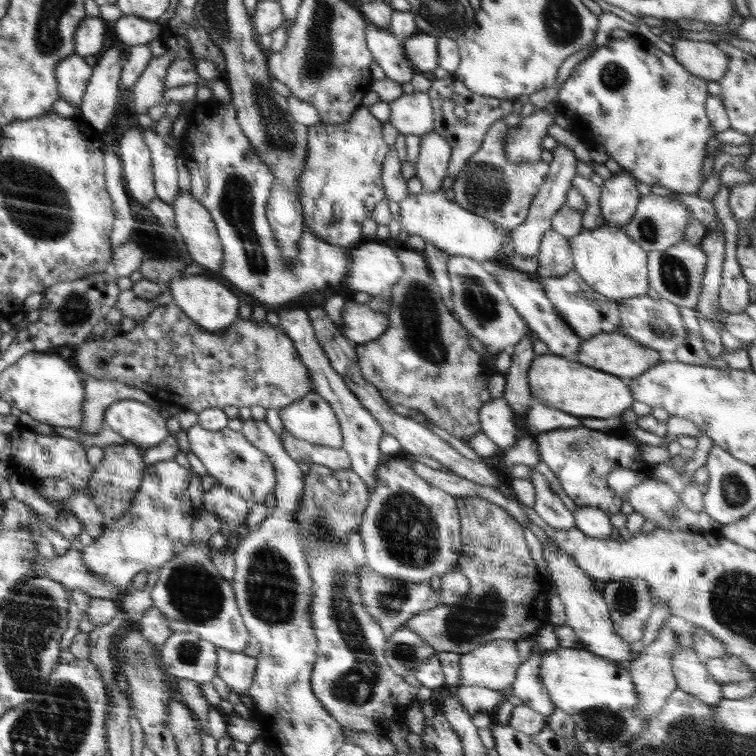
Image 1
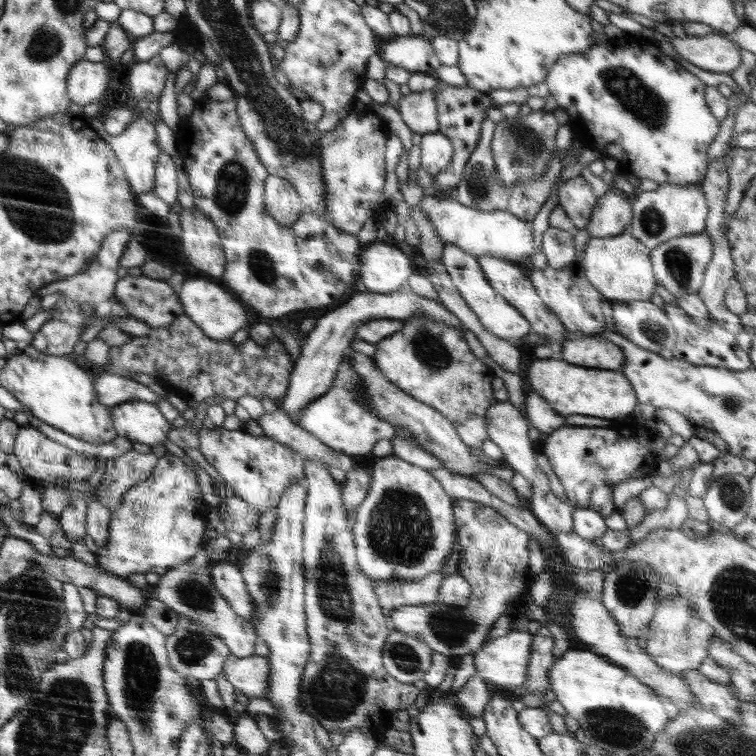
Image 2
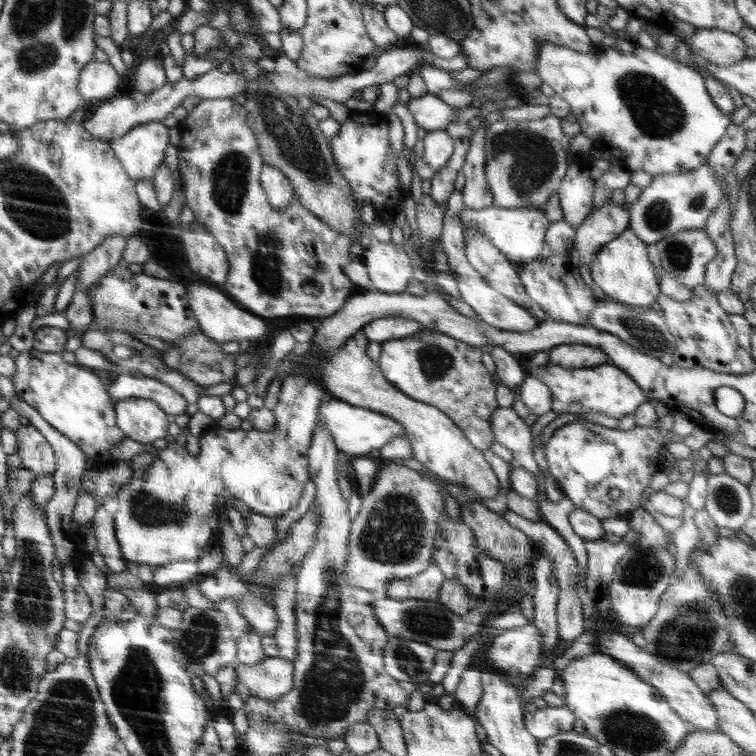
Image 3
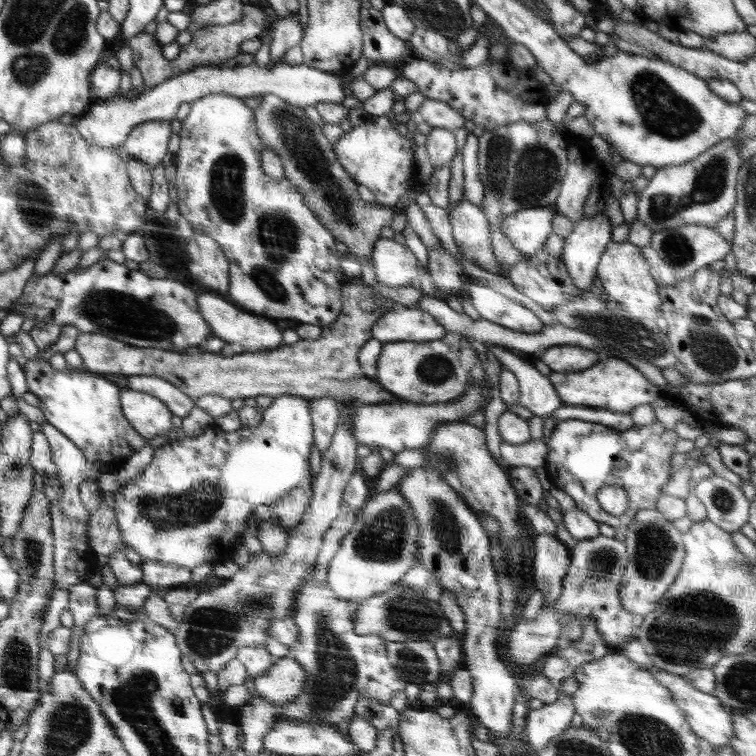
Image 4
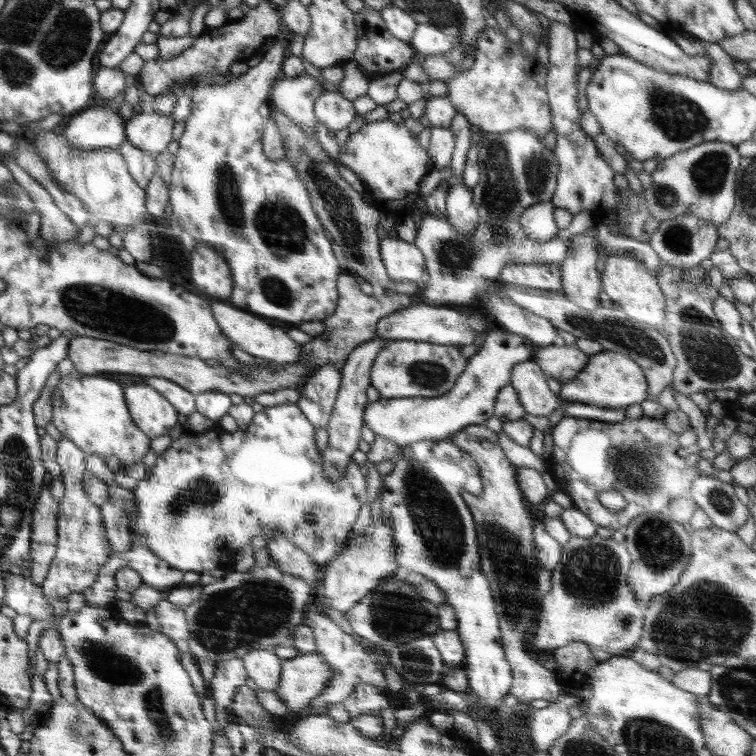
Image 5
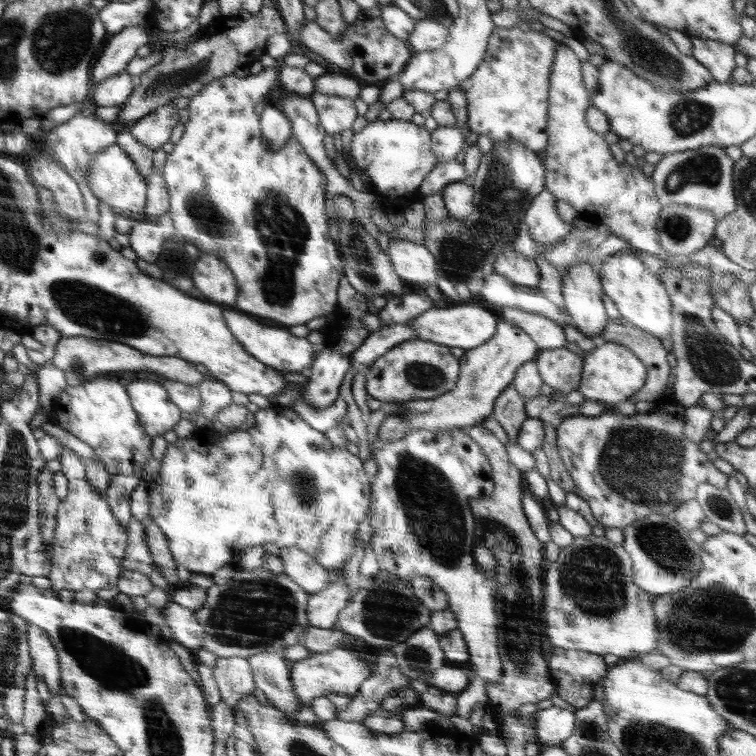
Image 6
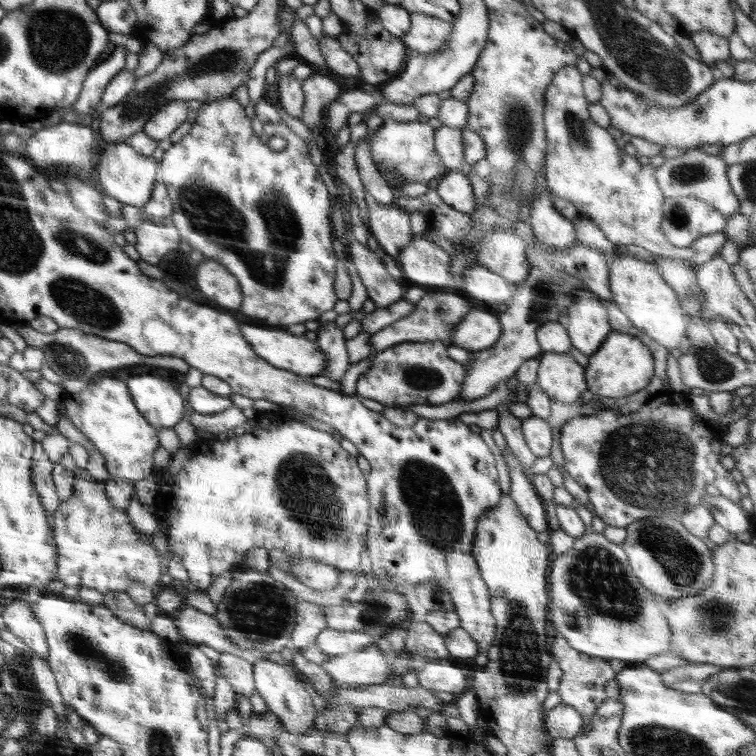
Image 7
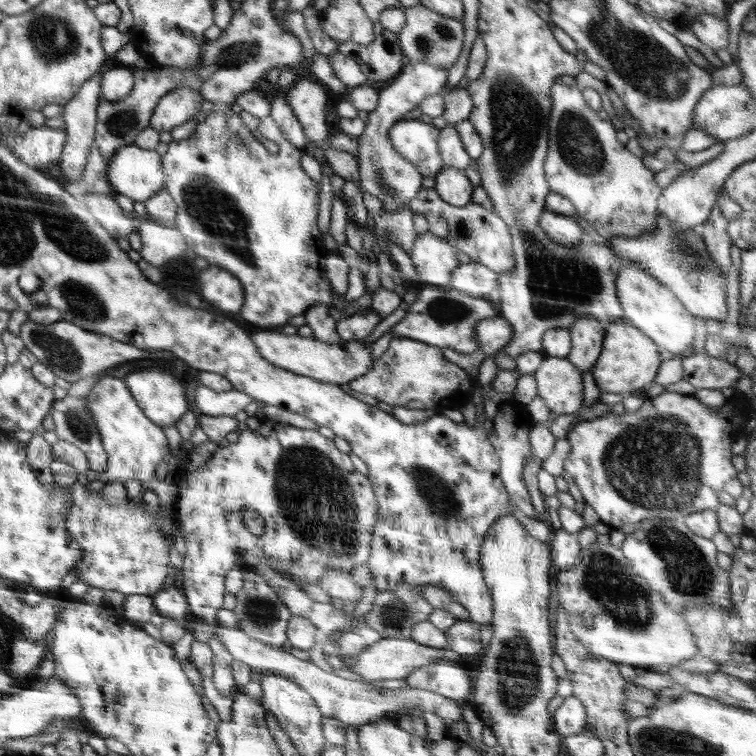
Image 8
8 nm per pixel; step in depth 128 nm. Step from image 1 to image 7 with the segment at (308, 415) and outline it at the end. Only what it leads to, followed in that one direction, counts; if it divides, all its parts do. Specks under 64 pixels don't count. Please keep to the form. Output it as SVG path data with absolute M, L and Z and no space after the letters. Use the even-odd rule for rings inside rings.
M538 240L532 242L530 247L526 247L525 253L529 262L528 277L513 284L514 293L507 302L507 310L500 313L498 317L502 329L498 342L482 351L472 351L474 357L471 357L471 362L465 368L466 376L458 399L472 402L477 398L486 396L488 392L492 392L492 389L496 388L500 381L514 375L526 360L538 358L541 355L541 348L537 341L536 331L545 322L560 322L566 327L567 312L569 306L575 302L575 292L577 290L593 292L606 307L607 300L613 300L609 285L610 259L604 253L600 253L588 245L583 245L581 242L577 242L573 247L567 249L550 249L546 248Z

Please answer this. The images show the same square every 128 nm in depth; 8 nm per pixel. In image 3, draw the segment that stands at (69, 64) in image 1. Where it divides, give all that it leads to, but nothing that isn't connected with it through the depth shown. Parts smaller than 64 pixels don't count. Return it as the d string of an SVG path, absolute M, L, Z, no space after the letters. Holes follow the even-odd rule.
M92 61L82 70L79 77L79 92L89 103L100 103L100 98L108 98L118 88L120 76L109 62Z

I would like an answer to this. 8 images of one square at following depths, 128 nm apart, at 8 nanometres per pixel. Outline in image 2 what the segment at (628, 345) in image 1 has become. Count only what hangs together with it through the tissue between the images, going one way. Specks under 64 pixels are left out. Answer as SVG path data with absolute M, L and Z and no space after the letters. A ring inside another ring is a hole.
M601 335L572 338L561 346L556 356L580 367L612 371L621 371L626 362L622 349Z

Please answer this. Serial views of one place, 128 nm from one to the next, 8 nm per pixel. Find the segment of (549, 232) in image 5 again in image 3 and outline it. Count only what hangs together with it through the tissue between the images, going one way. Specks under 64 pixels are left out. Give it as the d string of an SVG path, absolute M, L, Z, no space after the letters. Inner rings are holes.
M489 206L474 210L465 207L460 213L460 226L462 226L464 236L468 231L478 232L480 236L486 237L502 254L515 263L531 261L540 257L545 242L545 233L550 224L546 219L543 208L525 209Z

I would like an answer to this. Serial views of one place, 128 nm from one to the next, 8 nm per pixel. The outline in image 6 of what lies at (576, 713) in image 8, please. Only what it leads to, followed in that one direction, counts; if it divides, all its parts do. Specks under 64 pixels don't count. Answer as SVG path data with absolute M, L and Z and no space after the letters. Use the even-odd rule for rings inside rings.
M558 706L539 710L533 718L538 744L541 748L560 745L572 734L575 727L574 712L566 708L558 708Z

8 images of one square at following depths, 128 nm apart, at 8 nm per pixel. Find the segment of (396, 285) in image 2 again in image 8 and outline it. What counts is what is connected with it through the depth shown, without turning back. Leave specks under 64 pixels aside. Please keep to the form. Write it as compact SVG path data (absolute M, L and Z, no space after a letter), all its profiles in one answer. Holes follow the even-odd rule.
M428 232L416 237L410 256L420 280L430 285L442 286L449 284L453 270L460 264L458 255L456 255L457 251L445 238L434 236Z

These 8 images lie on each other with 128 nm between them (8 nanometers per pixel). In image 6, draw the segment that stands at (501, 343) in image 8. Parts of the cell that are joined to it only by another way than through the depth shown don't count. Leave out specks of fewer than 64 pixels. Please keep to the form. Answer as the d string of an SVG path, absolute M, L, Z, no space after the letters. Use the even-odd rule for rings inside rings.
M464 302L464 306L462 304L436 306L404 323L415 330L420 340L432 341L445 347L463 348L467 351L479 347L494 336L497 318L488 309L477 306L473 302Z

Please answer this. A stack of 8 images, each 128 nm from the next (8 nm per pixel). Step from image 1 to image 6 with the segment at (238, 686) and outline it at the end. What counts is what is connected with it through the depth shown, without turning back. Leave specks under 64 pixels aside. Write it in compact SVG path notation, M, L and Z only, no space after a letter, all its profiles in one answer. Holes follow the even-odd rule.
M350 647L335 649L322 653L312 653L306 659L296 661L291 670L291 681L294 694L298 696L303 707L310 707L312 700L326 696L328 692L338 692L346 695L358 693L360 685L374 671L374 664L366 661Z

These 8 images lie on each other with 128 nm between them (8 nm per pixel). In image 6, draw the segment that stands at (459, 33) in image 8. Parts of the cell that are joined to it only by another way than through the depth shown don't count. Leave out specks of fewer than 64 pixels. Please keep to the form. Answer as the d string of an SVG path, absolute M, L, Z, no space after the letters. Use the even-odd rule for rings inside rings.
M434 19L416 20L414 30L408 35L407 42L412 51L435 51L442 48L448 40L449 28Z

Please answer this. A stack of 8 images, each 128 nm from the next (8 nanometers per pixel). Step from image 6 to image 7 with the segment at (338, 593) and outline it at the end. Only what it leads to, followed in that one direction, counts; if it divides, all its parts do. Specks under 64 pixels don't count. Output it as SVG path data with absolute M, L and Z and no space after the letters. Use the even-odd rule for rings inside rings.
M299 600L297 602L297 624L292 632L291 648L302 650L314 646L316 637L326 628L324 607Z

